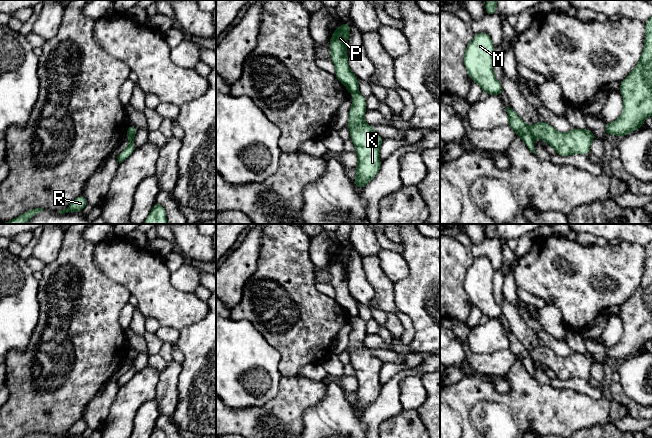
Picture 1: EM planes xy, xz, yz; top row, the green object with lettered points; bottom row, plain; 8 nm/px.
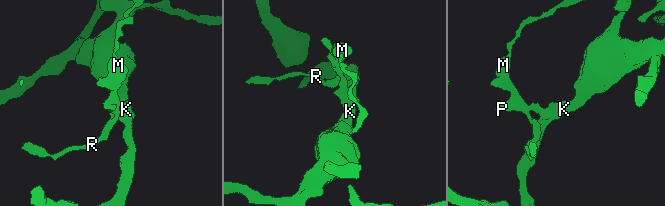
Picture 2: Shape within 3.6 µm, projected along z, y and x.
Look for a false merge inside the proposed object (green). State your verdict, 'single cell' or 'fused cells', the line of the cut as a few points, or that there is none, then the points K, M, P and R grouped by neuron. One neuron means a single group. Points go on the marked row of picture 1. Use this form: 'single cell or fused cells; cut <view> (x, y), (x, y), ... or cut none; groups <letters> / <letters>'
fused cells; cut yz (529, 127), (534, 136); groups K / M P R

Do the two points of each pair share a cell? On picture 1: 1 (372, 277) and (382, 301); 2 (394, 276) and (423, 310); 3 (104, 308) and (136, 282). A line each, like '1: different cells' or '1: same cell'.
1: same cell
2: different cells
3: different cells

